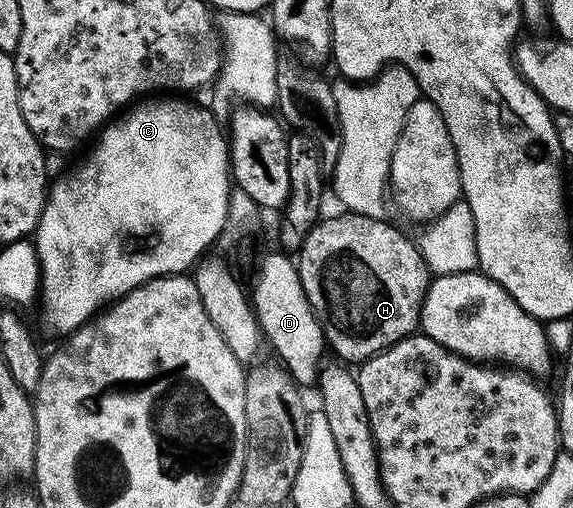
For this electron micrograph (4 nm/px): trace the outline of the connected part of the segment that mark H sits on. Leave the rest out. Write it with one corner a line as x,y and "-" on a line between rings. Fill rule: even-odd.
341,212
335,218
323,217
314,223
309,230
305,231
304,237
301,239
300,245
297,247
296,265
298,275
300,276
300,284
304,288
304,296
308,296
308,304
312,308
312,312
317,316
318,322
322,325
322,333
326,336
326,345
332,351
335,350
337,357
346,364
361,364
366,359
379,354
381,350
387,350
389,346
396,345
400,340
411,337
419,329
420,319
422,317
422,301
426,295
426,289
429,288
432,281
432,271
426,267
426,261
419,250
415,239
408,238
402,231
386,222
385,217
373,218
372,216
364,216
363,214
355,214
353,212

